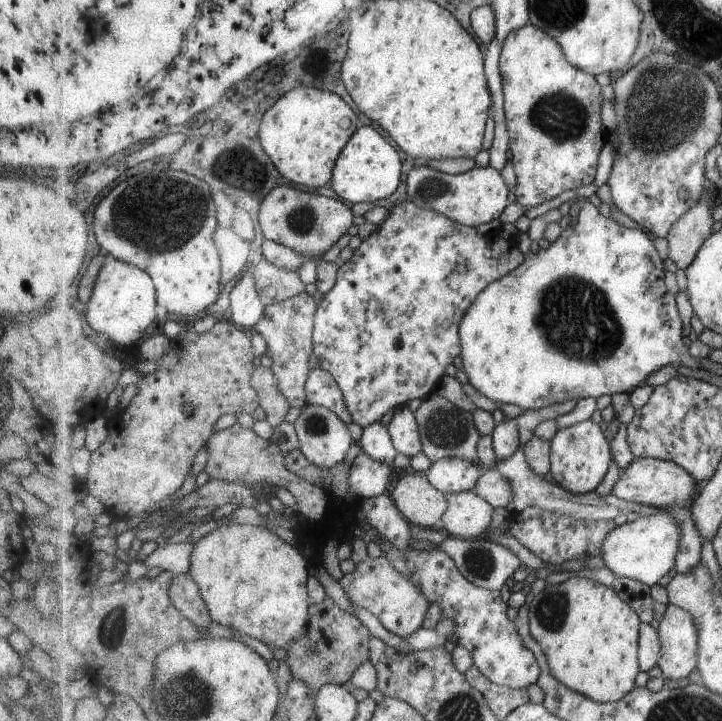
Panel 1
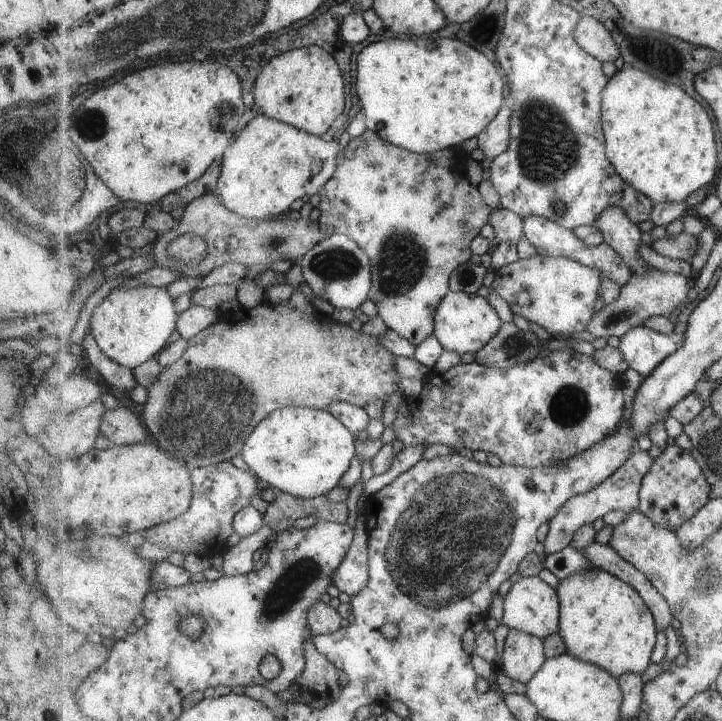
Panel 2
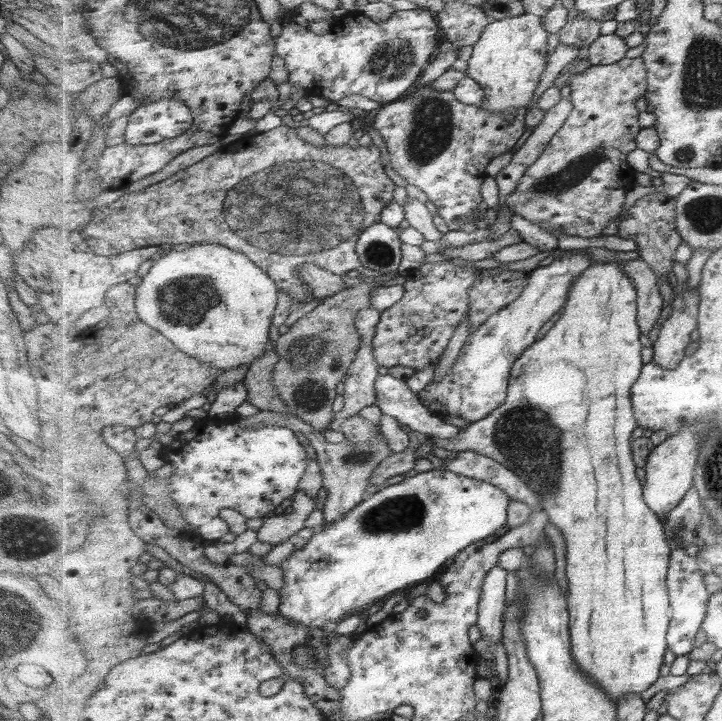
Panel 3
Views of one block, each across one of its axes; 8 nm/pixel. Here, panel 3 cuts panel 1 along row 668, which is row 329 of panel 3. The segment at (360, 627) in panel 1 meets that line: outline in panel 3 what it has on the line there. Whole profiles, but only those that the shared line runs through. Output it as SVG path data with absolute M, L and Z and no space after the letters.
M368 280L326 297L276 340L273 349L279 353L279 362L271 372L275 390L290 406L292 415L299 416L319 432L327 431L335 420L333 405L338 396L337 386L346 379L363 342L356 316L361 309L372 305L371 295L377 287Z

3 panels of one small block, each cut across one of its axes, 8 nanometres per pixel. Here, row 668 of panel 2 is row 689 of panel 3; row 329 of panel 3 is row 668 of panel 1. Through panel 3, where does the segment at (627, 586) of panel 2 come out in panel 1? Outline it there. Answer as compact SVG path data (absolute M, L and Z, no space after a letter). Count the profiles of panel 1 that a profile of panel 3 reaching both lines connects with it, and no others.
M573 573L561 584L546 586L539 594L534 595L529 604L529 632L539 642L549 659L549 668L559 682L577 694L600 703L619 702L635 690L635 676L642 670L638 654L642 620L627 602L619 598L613 587Z

